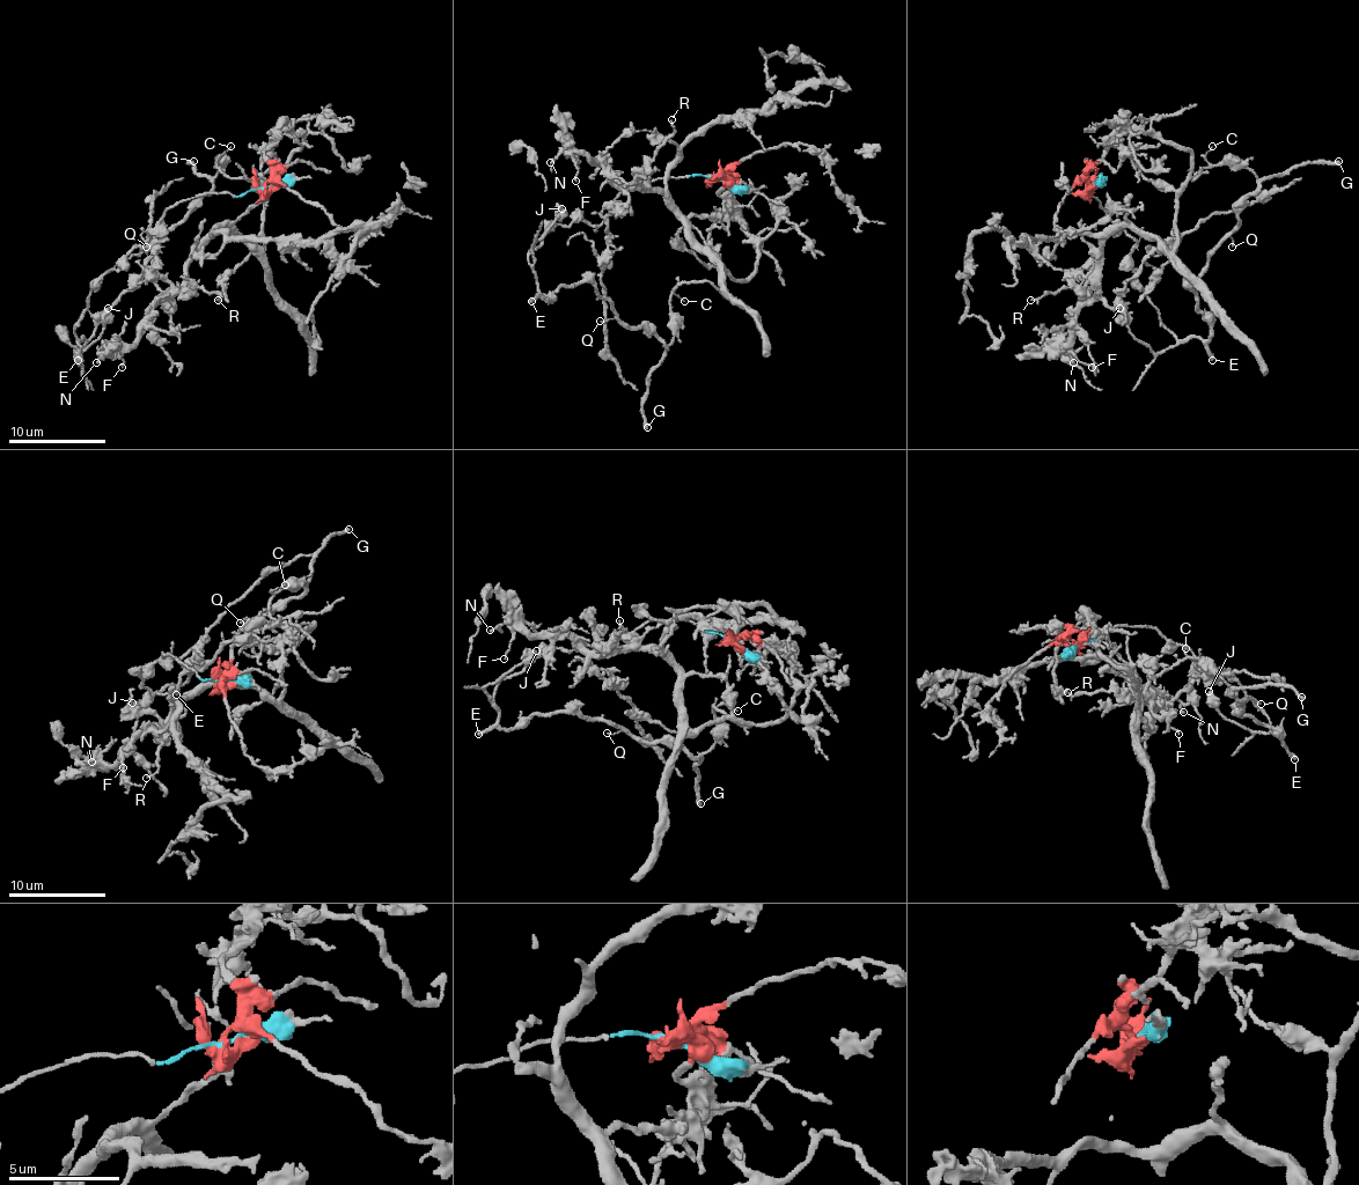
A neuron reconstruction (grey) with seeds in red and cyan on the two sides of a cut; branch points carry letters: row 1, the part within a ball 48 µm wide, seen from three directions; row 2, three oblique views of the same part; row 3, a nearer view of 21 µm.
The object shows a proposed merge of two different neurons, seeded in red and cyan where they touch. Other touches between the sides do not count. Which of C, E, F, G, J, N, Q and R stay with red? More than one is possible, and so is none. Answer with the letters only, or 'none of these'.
F, N, R

